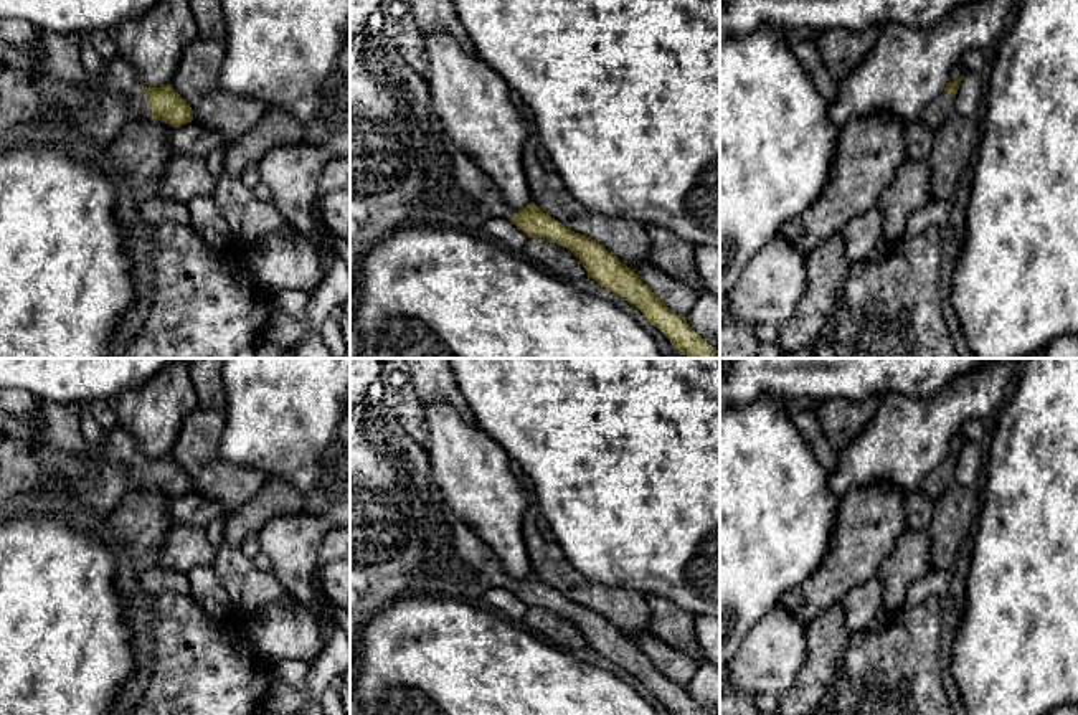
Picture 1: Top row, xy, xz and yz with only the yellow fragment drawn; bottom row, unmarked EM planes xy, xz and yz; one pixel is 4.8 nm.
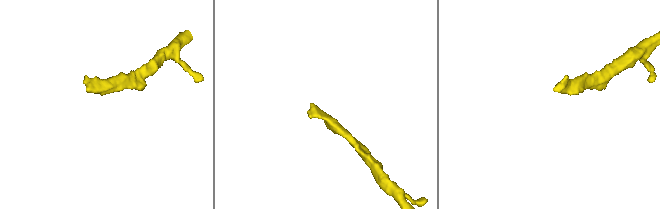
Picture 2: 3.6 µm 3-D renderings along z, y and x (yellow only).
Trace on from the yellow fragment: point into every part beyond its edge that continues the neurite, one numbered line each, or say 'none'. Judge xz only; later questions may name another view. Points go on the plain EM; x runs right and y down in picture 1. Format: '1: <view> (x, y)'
1: xz (405, 540)

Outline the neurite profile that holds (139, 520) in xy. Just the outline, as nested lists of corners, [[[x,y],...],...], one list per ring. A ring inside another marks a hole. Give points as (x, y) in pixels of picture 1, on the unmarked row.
[[[155,489],[129,490],[107,515],[112,535],[127,547],[139,575],[158,566],[165,535],[173,527],[165,514],[170,499]]]

